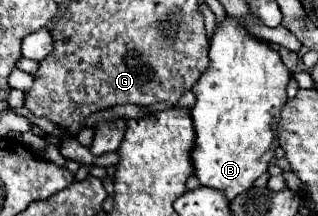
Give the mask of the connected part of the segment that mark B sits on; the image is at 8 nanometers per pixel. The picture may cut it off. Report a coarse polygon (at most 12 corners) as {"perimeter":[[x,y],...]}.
{"perimeter":[[234,17],[192,89],[202,187],[248,191],[274,157],[290,71]]}

